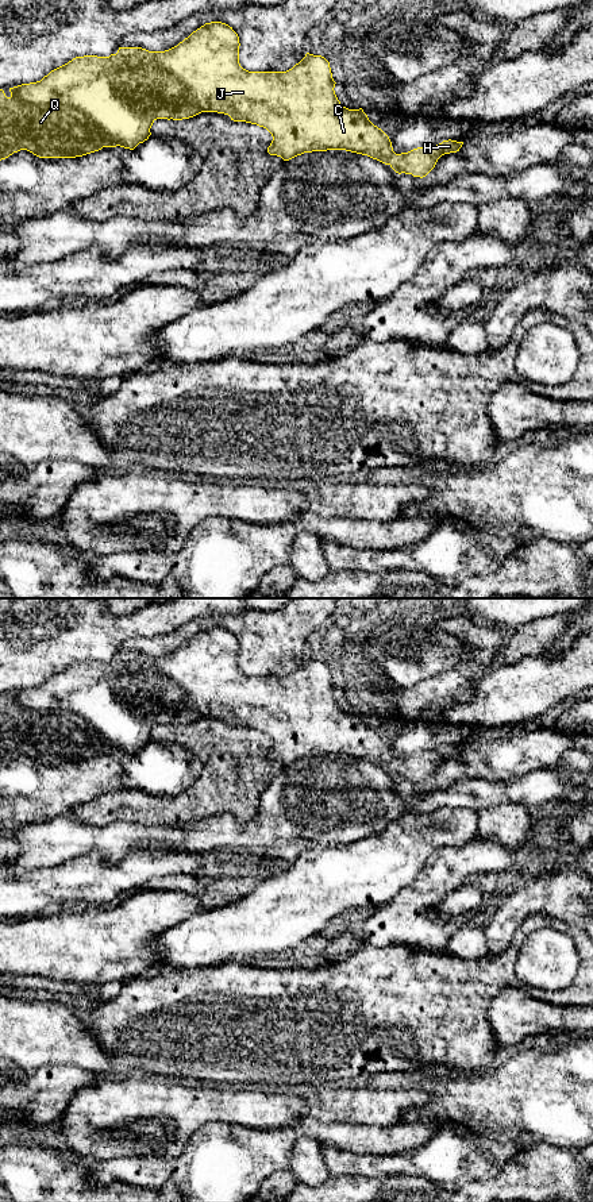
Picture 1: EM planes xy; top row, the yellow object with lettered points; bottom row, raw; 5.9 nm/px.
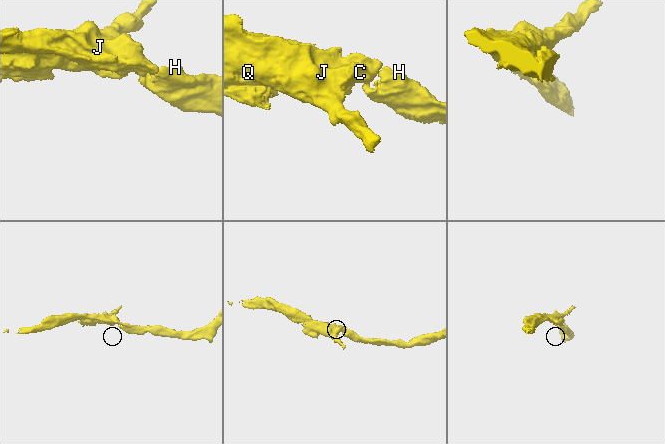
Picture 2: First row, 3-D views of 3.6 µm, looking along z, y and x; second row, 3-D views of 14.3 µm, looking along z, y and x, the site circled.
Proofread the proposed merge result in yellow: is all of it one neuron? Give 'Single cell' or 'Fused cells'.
Single cell

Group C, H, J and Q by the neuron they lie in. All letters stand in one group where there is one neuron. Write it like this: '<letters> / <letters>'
C H J Q

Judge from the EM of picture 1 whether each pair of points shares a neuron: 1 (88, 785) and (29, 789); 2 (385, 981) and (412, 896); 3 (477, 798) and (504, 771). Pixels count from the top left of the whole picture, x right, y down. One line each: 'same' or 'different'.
1: same
2: different
3: different

